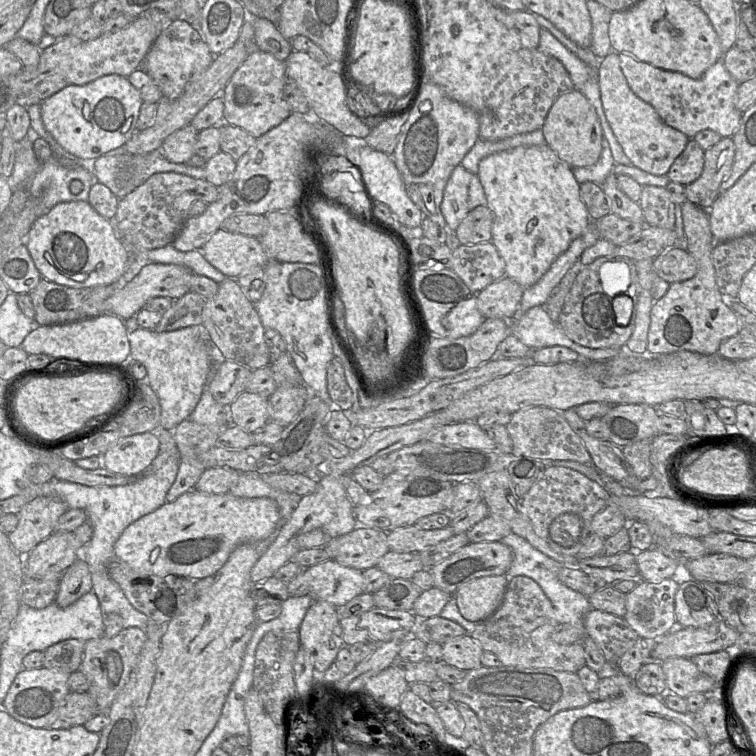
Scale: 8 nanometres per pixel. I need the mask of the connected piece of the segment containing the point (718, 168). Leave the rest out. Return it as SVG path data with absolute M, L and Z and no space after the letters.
M722 137L718 143L704 151L704 167L698 179L685 185L685 198L703 209L708 209L720 194L720 186L732 170L735 156L735 146L732 138Z

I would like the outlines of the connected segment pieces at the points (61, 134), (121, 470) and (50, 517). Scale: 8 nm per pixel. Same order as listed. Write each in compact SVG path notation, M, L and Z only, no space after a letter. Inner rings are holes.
M106 75L85 85L67 85L40 103L46 130L67 152L83 162L93 162L122 147L137 131L143 101L127 77Z
M145 432L119 439L102 456L102 467L127 477L140 476L156 458L158 437Z
M36 497L18 513L19 522L8 534L13 548L21 555L29 554L36 545L54 533L55 525L69 507L56 497Z

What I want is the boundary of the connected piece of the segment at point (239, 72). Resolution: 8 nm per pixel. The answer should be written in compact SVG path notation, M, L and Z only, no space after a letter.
M259 49L250 50L222 91L223 123L238 126L256 139L278 126L292 113L283 98L283 87L286 81L285 61L280 61L270 53Z

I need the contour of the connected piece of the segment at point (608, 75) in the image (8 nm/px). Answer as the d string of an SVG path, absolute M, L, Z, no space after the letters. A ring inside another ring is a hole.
M611 50L600 59L596 73L605 117L631 165L654 175L666 175L690 138L667 125L649 103L634 94L621 70L619 53Z

